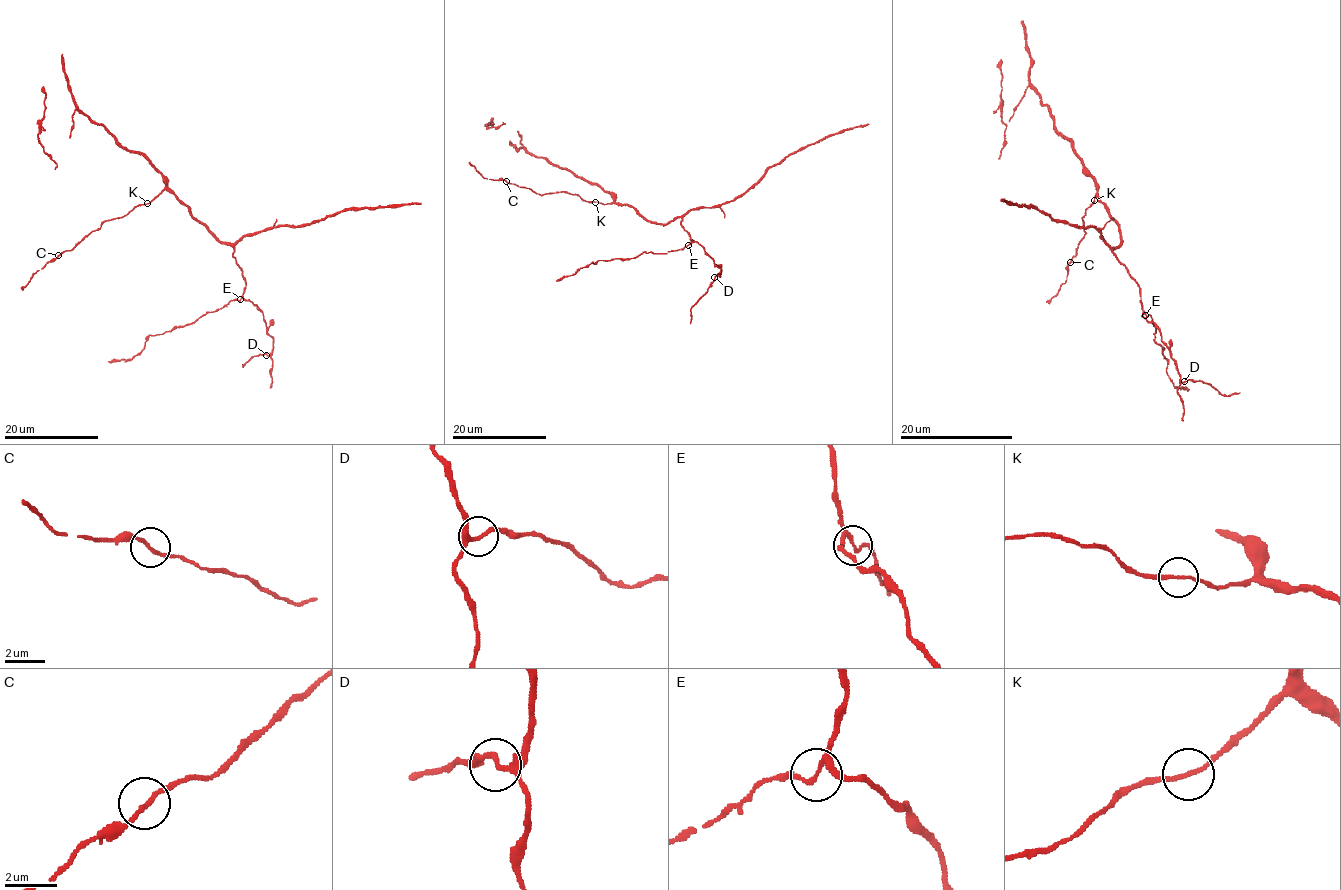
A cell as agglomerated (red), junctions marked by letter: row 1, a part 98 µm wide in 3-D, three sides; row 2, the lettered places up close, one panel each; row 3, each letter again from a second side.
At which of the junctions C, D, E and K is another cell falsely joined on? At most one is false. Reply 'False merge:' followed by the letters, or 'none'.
False merge: none

